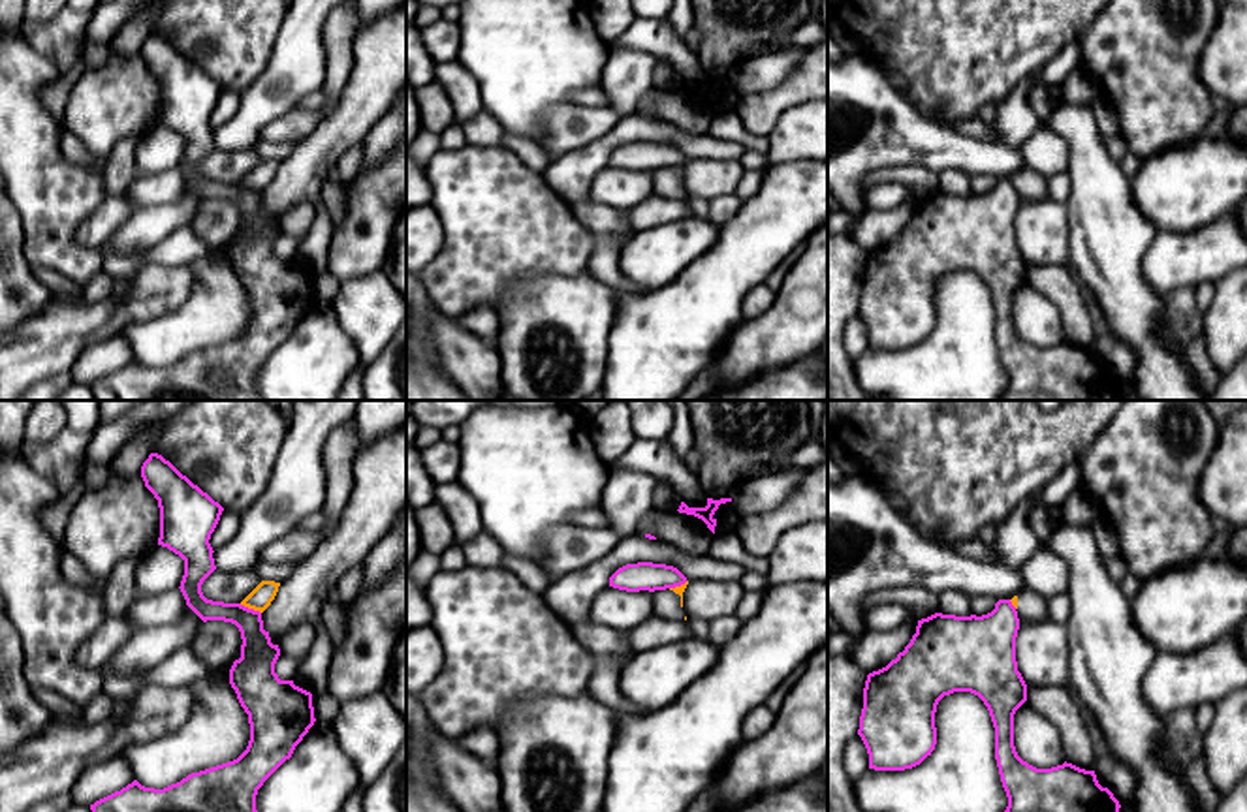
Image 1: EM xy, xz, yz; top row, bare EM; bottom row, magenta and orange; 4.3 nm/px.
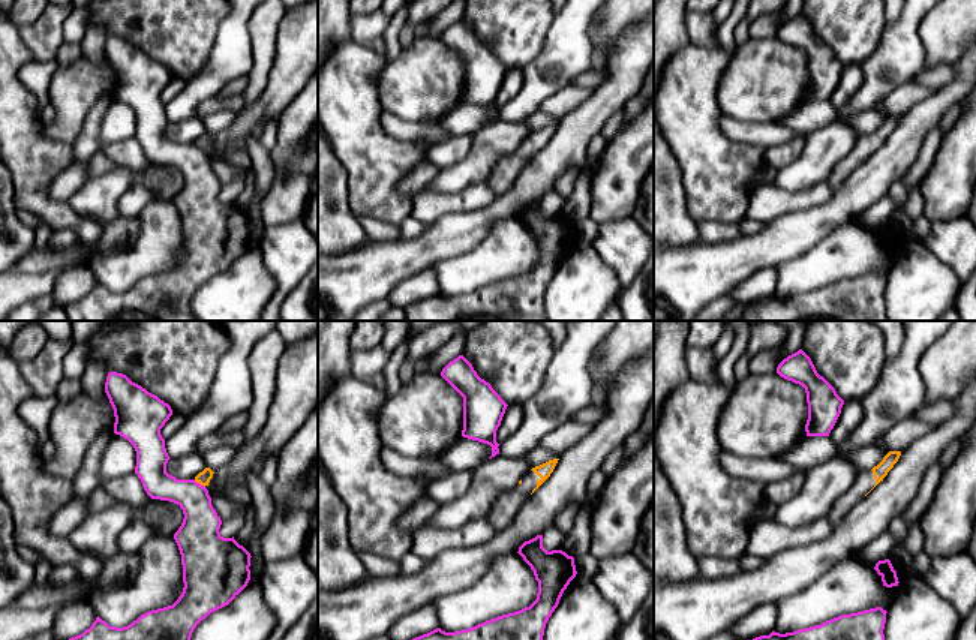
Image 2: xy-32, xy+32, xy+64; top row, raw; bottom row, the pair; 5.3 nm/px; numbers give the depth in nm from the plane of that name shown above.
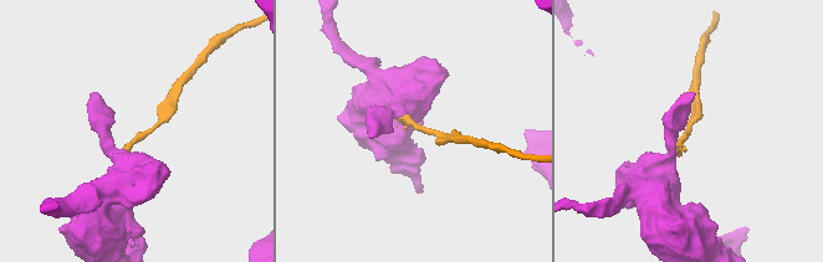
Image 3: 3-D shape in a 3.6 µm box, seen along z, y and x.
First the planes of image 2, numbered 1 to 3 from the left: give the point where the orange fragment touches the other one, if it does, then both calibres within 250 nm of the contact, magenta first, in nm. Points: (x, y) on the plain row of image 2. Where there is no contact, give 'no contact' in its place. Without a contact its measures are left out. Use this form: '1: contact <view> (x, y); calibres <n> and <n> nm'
1: contact xy-32 (198, 147); calibres 200 and 70 nm
2: no contact
3: no contact

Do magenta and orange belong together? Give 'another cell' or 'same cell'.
another cell

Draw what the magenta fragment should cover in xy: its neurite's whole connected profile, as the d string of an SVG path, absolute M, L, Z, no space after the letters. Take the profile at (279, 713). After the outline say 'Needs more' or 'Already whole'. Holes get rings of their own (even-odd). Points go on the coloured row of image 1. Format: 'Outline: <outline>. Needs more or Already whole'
Outline: M150 453L141 466L145 487L154 494L160 508L158 545L167 547L184 560L181 592L186 605L203 620L231 622L241 632L241 658L229 669L229 684L250 724L246 750L233 761L192 773L164 789L145 788L137 780L94 804L92 812L258 812L256 795L263 782L292 757L295 746L314 726L312 694L295 686L293 680L280 680L275 664L280 656L278 645L271 643L263 630L261 613L241 603L207 600L201 592L203 581L216 570L213 547L209 543L224 508L207 492L182 476L169 461Z. Already whole

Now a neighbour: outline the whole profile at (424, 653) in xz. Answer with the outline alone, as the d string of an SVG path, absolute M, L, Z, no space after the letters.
M431 626L406 632L406 690L419 694L444 665L444 650Z

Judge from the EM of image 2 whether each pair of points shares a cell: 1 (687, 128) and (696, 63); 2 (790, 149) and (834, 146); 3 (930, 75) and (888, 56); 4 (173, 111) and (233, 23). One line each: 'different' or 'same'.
1: same
2: different
3: different
4: same

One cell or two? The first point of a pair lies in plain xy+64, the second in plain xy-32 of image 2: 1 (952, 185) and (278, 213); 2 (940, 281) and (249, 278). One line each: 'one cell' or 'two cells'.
1: one cell
2: one cell

